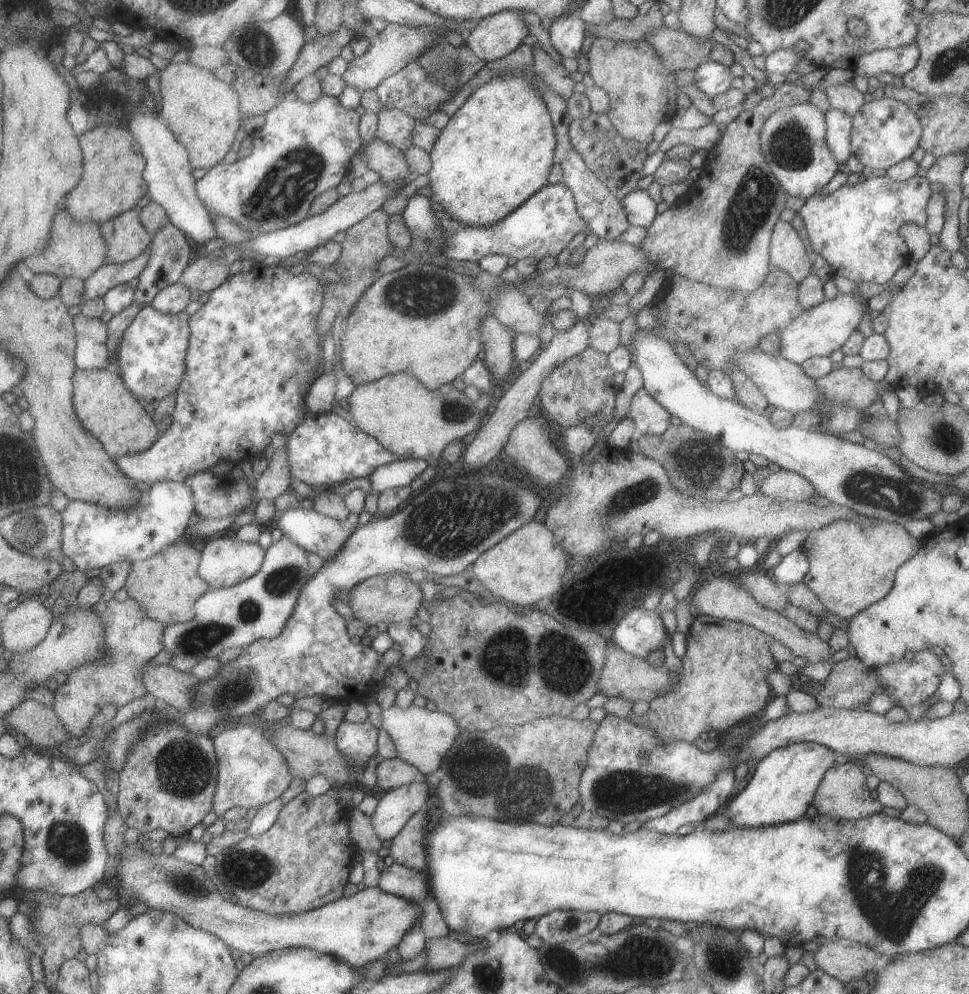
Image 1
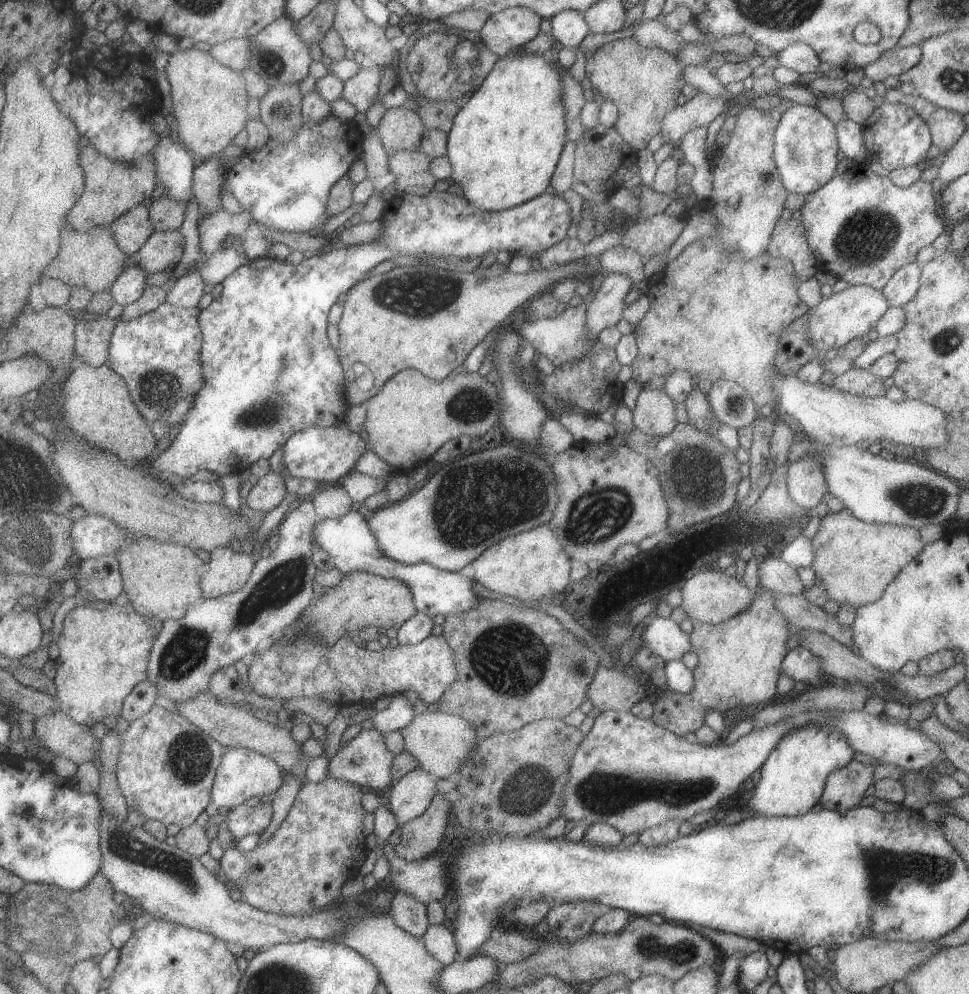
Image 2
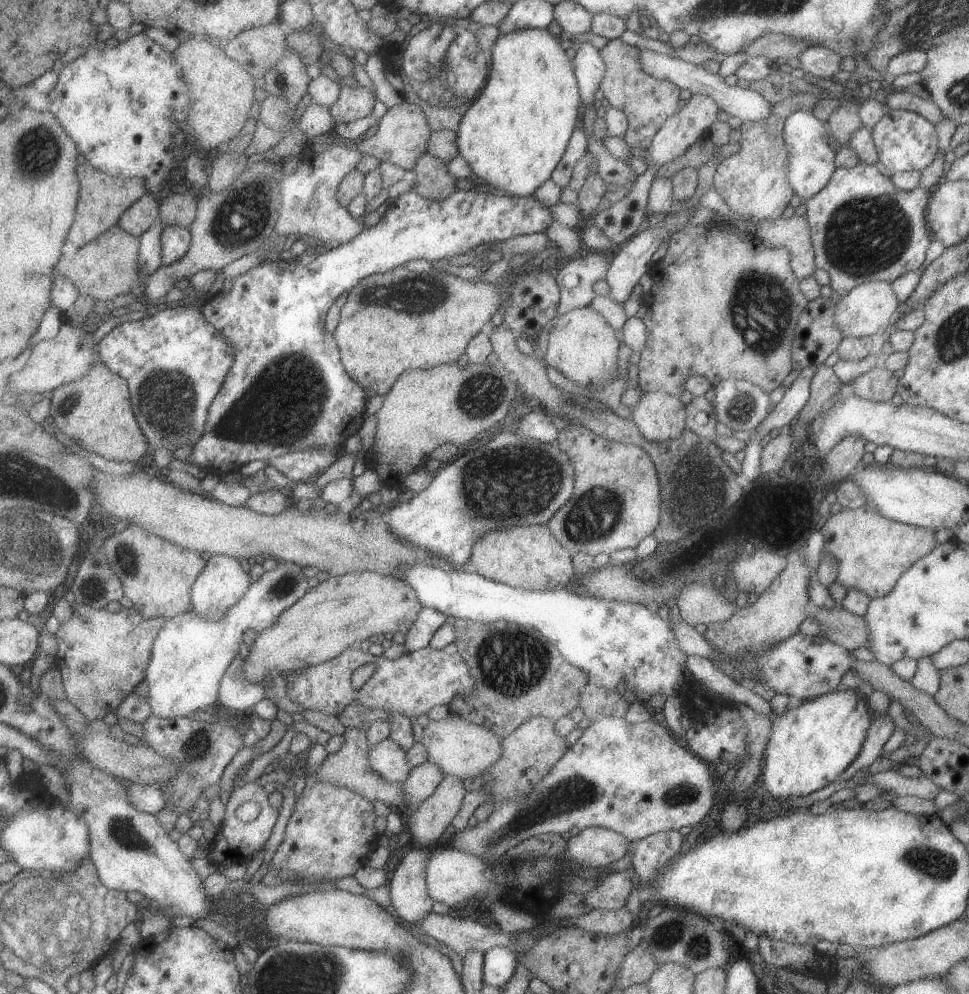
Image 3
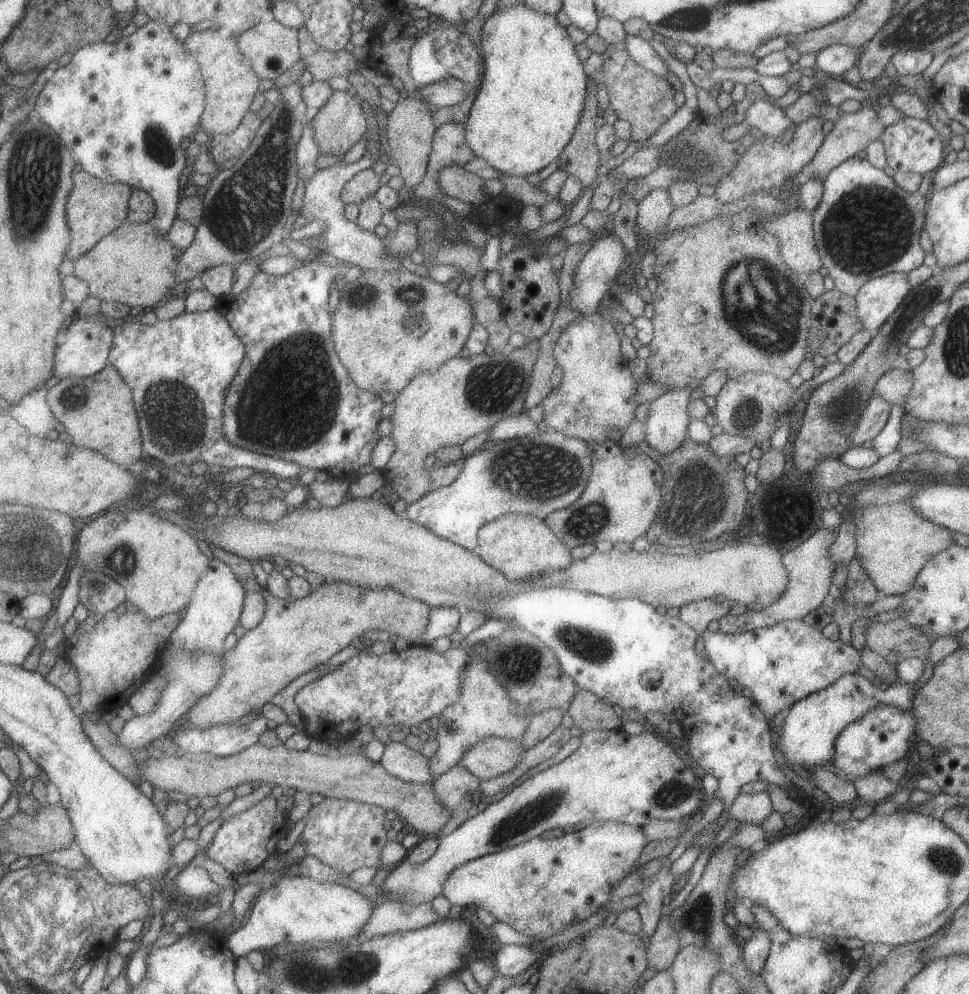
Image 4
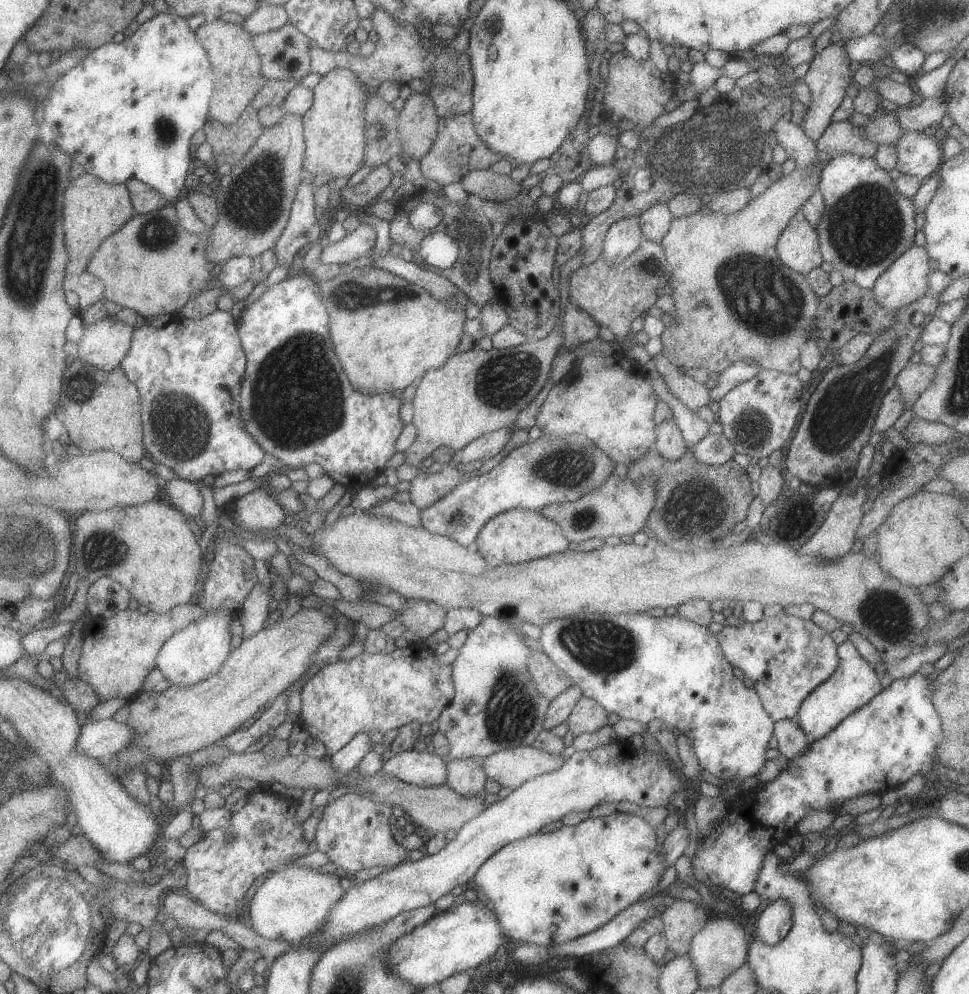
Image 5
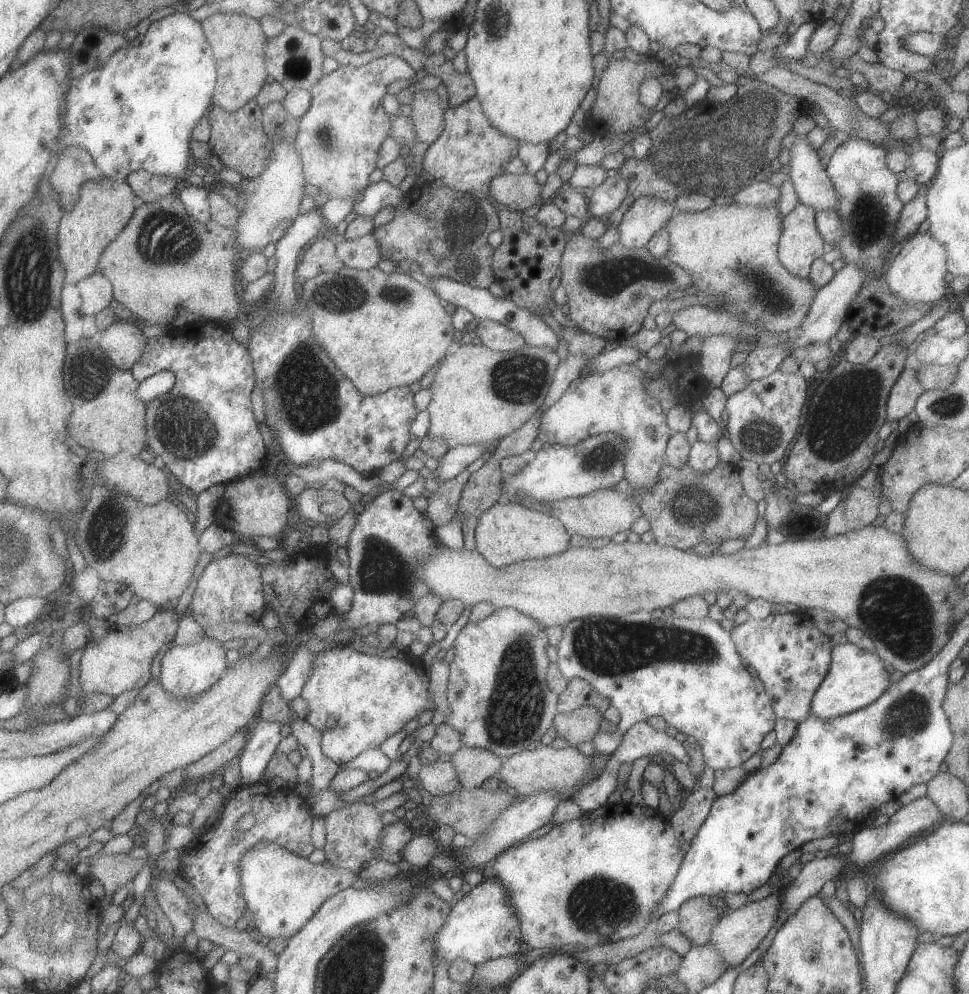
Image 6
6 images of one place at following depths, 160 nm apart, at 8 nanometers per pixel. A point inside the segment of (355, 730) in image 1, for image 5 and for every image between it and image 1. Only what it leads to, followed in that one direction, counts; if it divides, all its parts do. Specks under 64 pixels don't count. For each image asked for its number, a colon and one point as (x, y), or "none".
2: (364, 761)
3: (388, 760)
4: (397, 759)
5: (422, 769)

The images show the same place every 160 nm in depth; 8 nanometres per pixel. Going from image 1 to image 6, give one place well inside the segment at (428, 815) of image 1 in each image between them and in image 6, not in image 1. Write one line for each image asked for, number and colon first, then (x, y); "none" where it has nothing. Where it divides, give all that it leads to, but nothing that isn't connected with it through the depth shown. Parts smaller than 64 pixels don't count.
2: (419, 837)
3: (427, 822)
4: (457, 789)
5: (465, 777)
6: (472, 766)

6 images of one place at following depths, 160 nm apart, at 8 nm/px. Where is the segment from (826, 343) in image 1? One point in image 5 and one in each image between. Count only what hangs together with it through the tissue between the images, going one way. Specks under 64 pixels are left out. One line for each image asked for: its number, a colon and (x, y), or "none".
2: (846, 315)
3: (867, 309)
4: (877, 298)
5: (905, 281)

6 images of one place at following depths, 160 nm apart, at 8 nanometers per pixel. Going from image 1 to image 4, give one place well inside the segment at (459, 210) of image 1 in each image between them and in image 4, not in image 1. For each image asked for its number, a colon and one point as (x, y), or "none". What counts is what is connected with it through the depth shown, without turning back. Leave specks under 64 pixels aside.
2: (504, 143)
3: (512, 136)
4: (530, 99)

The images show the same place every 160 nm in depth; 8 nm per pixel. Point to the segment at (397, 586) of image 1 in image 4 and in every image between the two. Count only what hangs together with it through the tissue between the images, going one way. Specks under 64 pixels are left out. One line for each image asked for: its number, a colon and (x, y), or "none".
2: (359, 600)
3: (341, 611)
4: (294, 636)

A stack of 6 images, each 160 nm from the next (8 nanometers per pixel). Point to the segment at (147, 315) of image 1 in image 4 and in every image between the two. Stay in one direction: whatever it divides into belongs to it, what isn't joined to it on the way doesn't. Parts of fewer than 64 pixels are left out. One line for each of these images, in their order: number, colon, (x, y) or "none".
2: (157, 354)
3: (174, 362)
4: (178, 370)

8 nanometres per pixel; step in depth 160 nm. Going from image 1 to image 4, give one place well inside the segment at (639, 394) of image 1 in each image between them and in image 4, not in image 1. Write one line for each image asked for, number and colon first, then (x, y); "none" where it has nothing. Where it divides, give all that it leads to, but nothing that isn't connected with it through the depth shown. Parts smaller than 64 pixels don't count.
2: (654, 414)
3: (660, 417)
4: (665, 427)

